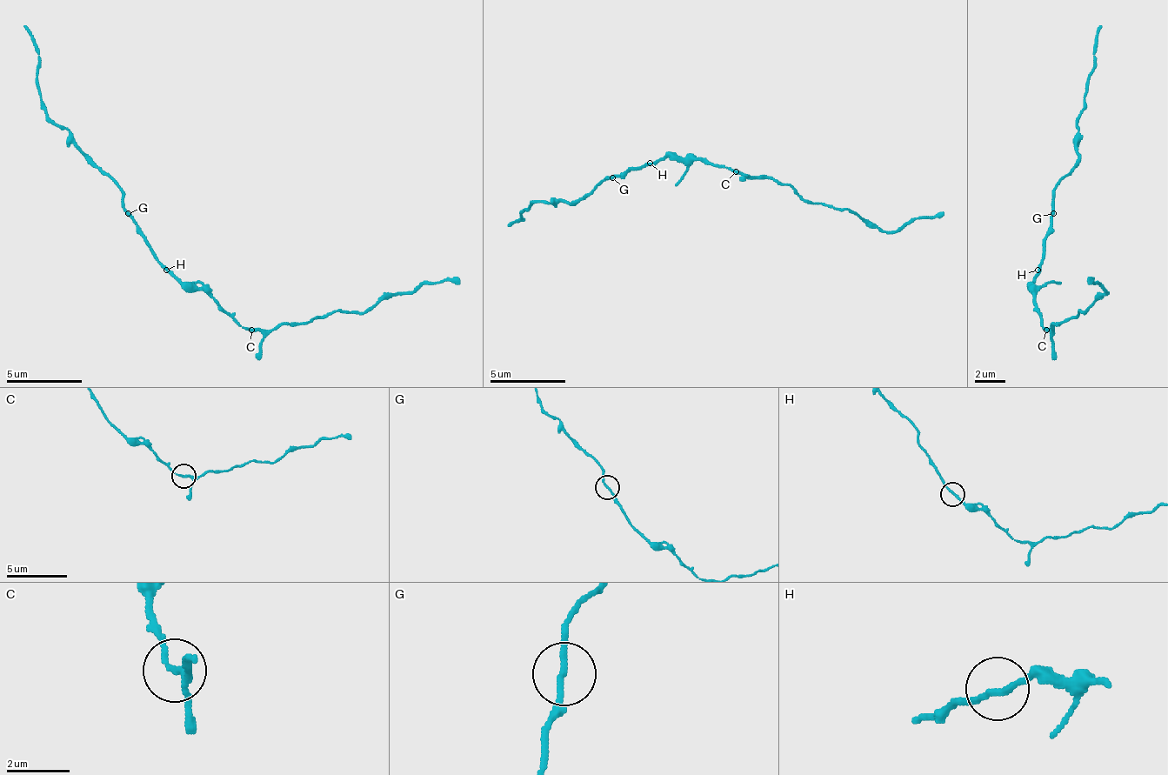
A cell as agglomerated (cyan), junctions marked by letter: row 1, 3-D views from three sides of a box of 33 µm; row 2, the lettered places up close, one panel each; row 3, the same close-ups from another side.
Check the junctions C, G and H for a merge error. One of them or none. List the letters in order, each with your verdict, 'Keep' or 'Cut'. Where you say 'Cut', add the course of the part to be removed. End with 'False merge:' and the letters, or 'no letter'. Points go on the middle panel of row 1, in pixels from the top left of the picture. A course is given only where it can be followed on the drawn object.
C: Keep
G: Keep
H: Keep
False merge: no letter

